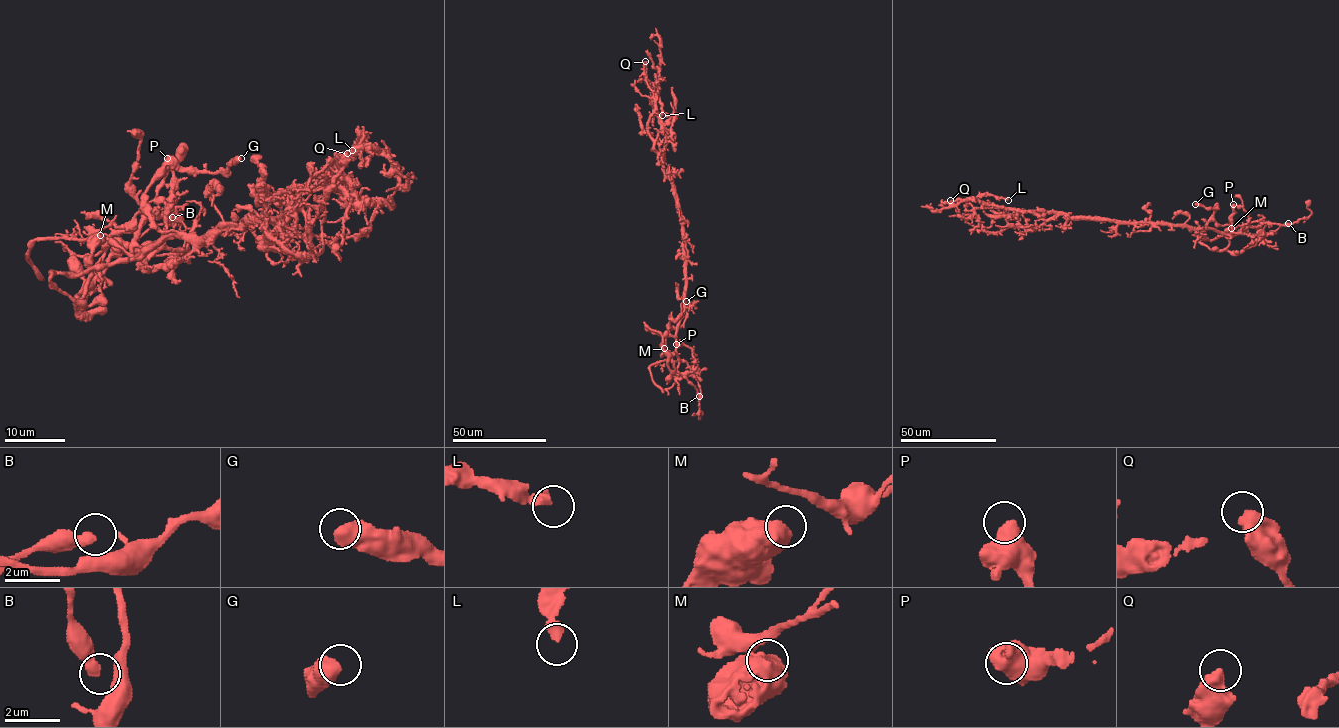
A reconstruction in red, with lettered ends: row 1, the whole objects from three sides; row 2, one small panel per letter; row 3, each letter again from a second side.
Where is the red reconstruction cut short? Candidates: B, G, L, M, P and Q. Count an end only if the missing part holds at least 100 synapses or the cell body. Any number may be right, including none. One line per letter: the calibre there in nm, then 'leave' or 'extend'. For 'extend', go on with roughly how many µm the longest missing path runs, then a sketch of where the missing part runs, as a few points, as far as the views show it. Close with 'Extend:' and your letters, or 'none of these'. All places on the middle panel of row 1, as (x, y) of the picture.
B: calibre 280 nm; leave
G: calibre 700 nm; leave
L: calibre 300 nm; leave
M: calibre 500 nm; leave
P: calibre 600 nm; leave
Q: calibre 600 nm; leave
Extend: none of these

